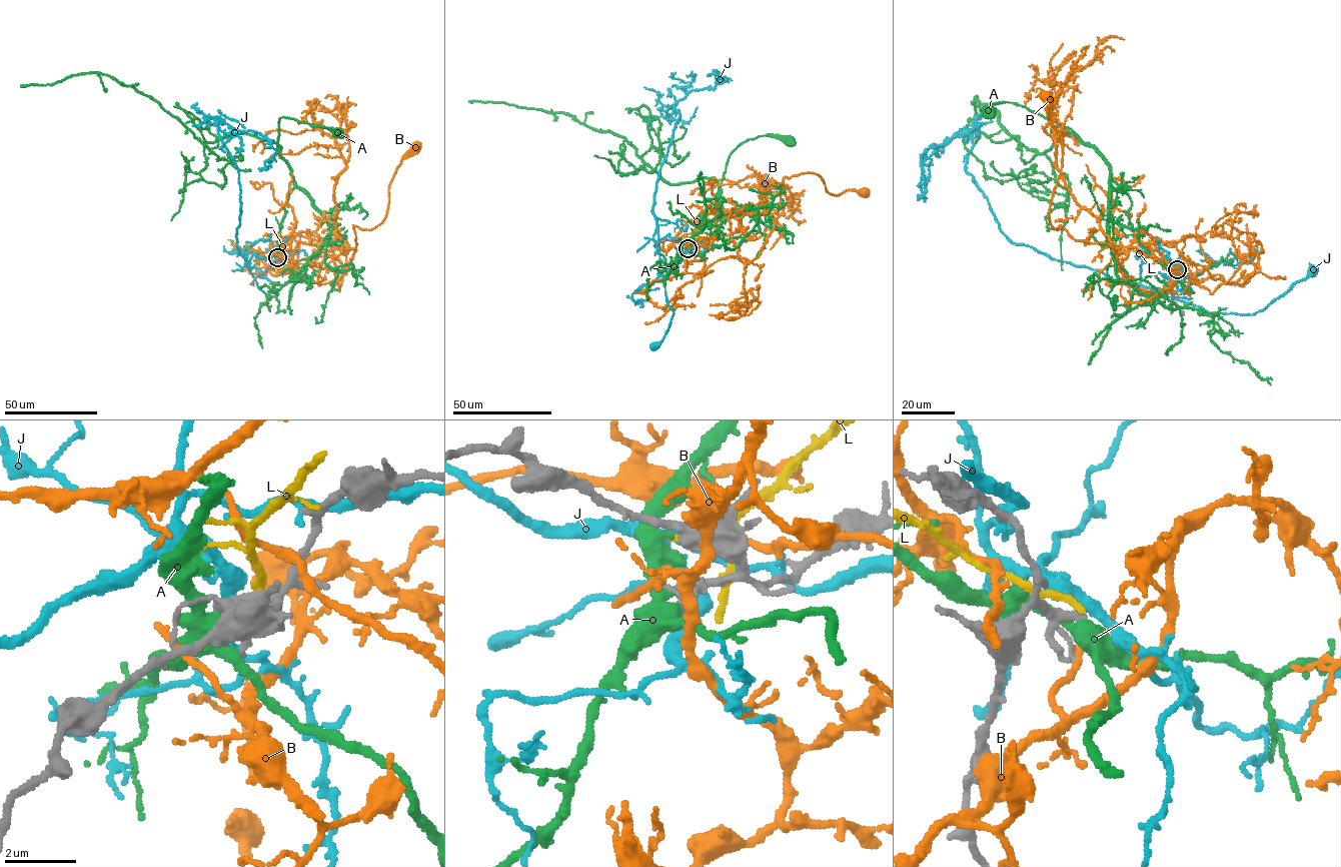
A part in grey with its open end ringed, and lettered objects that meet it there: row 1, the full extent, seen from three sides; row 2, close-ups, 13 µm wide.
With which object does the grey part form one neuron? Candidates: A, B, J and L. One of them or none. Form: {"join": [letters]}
{"join": []}

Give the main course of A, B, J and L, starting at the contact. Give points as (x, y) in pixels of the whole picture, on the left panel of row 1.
A: (277, 257), (275, 254), (284, 207), (294, 180), (291, 168), (279, 155), (279, 118), (288, 117), (337, 132)
B: (275, 259), (283, 270), (293, 272), (354, 248), (353, 226), (369, 229), (380, 222), (393, 174), (415, 146)
J: (278, 257), (253, 254), (249, 265), (244, 264), (246, 261), (261, 290), (269, 297), (277, 294), (261, 275)
L: (279, 256), (283, 247), (279, 244), (280, 233)

